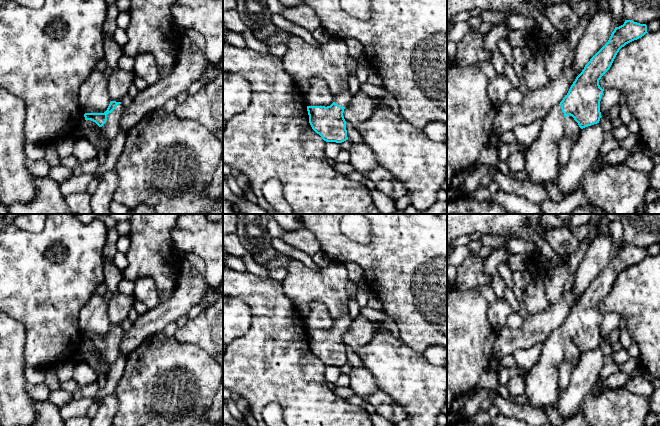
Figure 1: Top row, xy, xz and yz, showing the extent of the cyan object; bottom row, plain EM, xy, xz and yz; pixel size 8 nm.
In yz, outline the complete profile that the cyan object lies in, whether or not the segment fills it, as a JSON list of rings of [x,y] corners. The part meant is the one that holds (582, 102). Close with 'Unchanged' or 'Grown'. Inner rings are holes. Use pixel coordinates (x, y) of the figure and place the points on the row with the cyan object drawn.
[[[625,20],[623,25],[615,27],[608,42],[585,65],[560,104],[542,120],[538,139],[525,149],[525,181],[538,185],[556,181],[559,175],[558,143],[564,137],[565,118],[572,116],[581,129],[599,123],[604,91],[599,80],[610,69],[619,50],[646,33],[646,24],[632,20]]]. Grown

